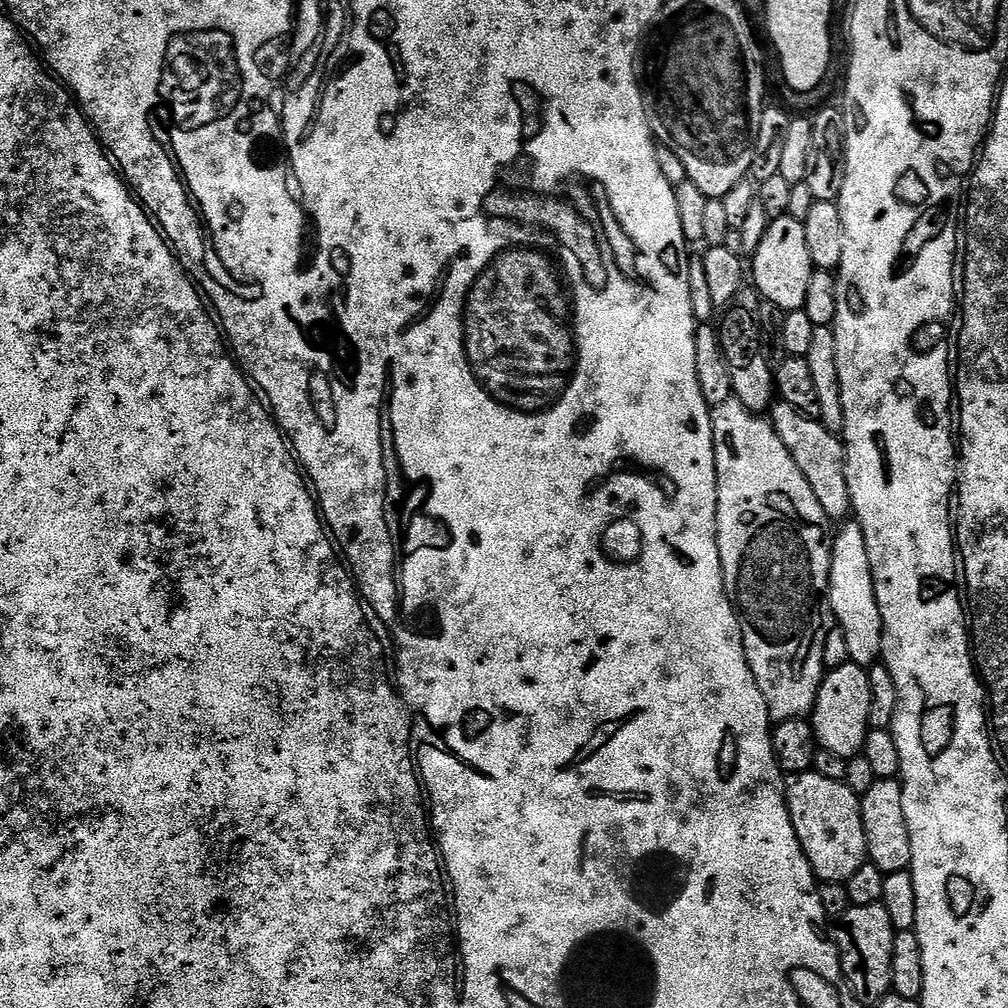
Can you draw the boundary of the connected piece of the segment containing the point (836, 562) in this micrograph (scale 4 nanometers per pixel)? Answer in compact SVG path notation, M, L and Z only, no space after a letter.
M848 523L843 525L845 528L837 536L835 533L832 540L832 565L826 585L826 599L832 607L835 623L845 635L849 661L859 668L871 669L882 656L884 623L876 601L870 558L866 554L866 538L859 524Z

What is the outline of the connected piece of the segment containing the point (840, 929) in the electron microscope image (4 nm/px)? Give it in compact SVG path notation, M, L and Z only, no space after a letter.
M883 903L848 908L840 920L830 928L830 939L840 954L840 969L862 1006L875 1006L882 997L892 992L892 951L897 931L886 914Z

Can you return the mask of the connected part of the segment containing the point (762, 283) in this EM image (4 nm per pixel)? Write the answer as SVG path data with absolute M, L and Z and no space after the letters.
M786 215L771 221L762 242L758 242L756 251L751 253L750 260L752 260L750 276L756 279L754 287L765 301L778 306L785 314L803 309L806 302L806 290L810 290L810 278L814 271L810 258L810 246L806 246L806 230L803 220L796 220L793 216Z

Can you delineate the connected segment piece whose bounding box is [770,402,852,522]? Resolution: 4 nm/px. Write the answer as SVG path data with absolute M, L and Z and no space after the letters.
M783 402L773 403L770 409L772 429L782 438L782 446L790 450L790 458L802 470L802 478L810 482L810 490L814 490L814 498L822 505L829 521L843 521L844 515L852 512L850 490L846 486L846 470L844 469L844 441L839 435L820 423L819 419L803 416L794 406Z

